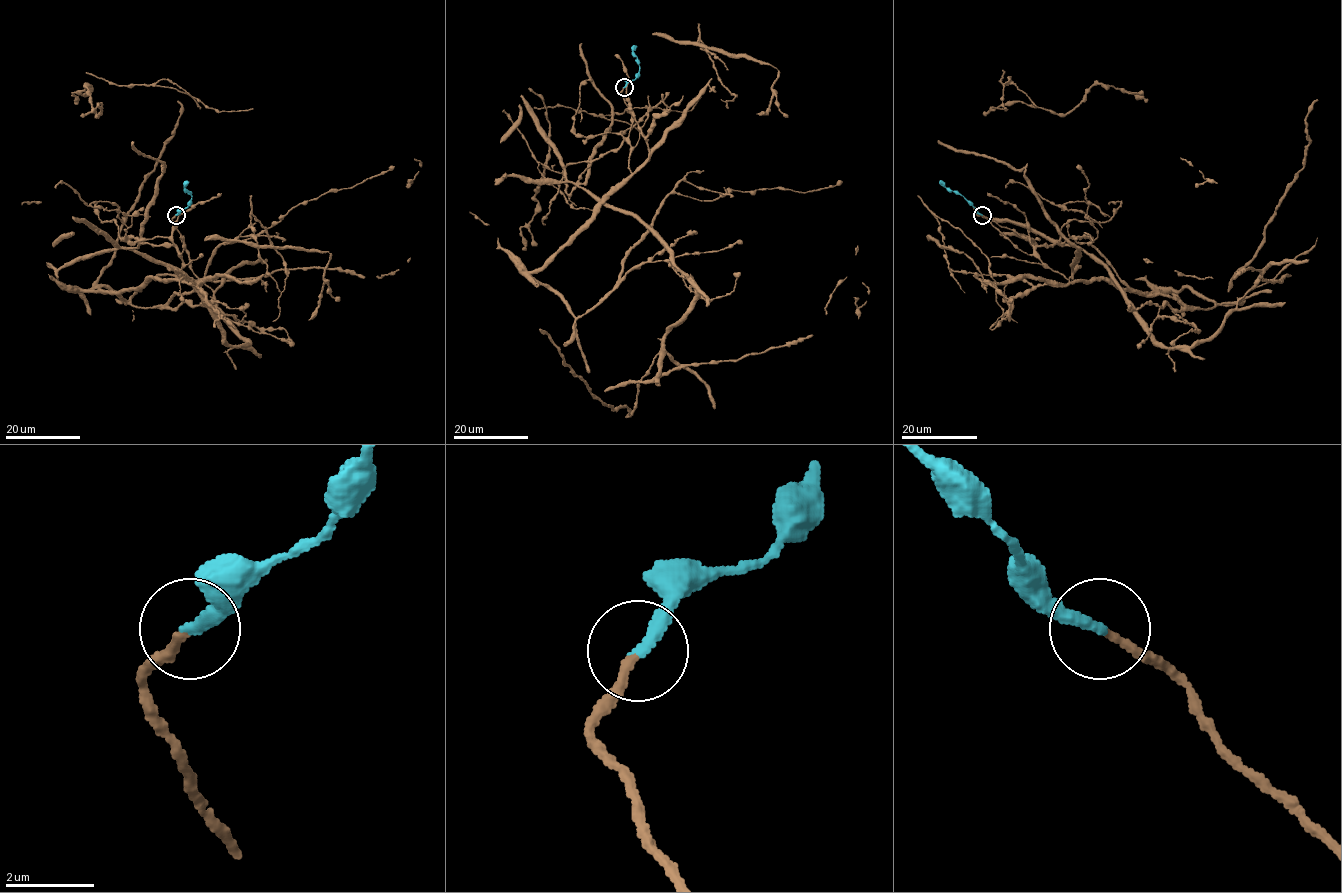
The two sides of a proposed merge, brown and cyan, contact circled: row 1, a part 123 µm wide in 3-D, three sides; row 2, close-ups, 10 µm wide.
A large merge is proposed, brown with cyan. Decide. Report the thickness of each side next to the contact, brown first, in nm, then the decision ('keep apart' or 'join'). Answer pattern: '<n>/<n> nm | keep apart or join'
180/280 nm | join

